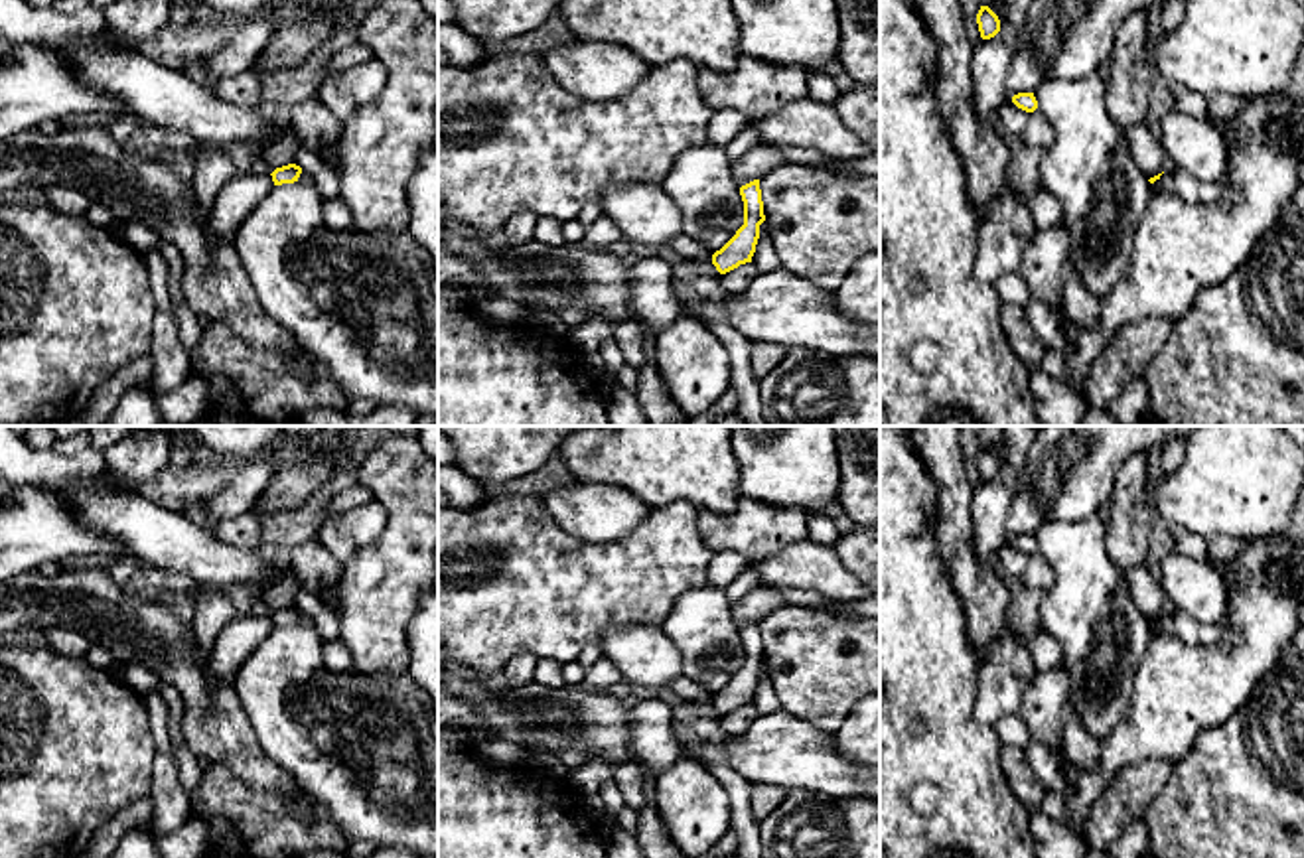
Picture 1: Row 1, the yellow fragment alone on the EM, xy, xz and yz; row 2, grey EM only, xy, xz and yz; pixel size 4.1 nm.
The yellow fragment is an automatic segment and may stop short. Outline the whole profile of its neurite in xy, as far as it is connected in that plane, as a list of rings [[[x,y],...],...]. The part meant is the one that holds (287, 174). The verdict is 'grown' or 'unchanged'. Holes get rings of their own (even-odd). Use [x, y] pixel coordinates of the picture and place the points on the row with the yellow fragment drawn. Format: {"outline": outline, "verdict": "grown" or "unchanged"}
{"outline": [[[298,148],[294,154],[294,162],[282,168],[276,168],[270,176],[274,185],[294,183],[300,174],[306,172],[312,176],[314,185],[318,187],[324,201],[339,199],[339,176],[331,170],[320,154],[312,148]]], "verdict": "grown"}

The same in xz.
{"outline": [[[760,179],[742,185],[740,195],[744,201],[744,225],[712,254],[712,264],[720,274],[746,262],[752,262],[760,272],[779,268],[781,262],[763,215]]], "verdict": "grown"}

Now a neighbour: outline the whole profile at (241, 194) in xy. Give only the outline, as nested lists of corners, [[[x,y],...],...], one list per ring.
[[[249,172],[233,176],[213,197],[207,225],[209,245],[233,243],[243,219],[274,189],[270,174]]]

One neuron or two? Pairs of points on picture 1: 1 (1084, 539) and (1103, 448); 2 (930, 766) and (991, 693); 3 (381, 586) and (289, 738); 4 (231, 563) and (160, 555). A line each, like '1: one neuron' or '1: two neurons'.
1: two neurons
2: two neurons
3: two neurons
4: one neuron

